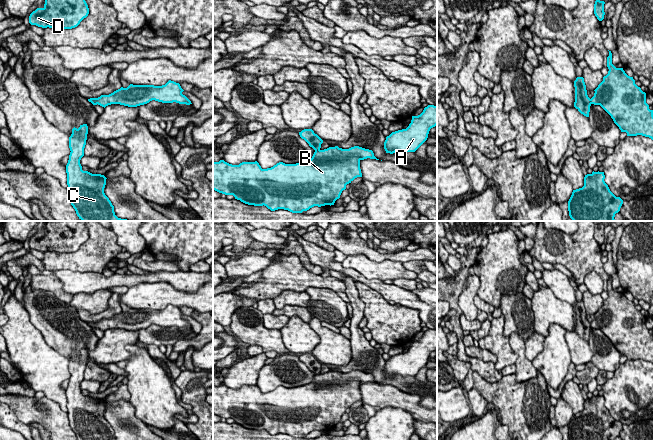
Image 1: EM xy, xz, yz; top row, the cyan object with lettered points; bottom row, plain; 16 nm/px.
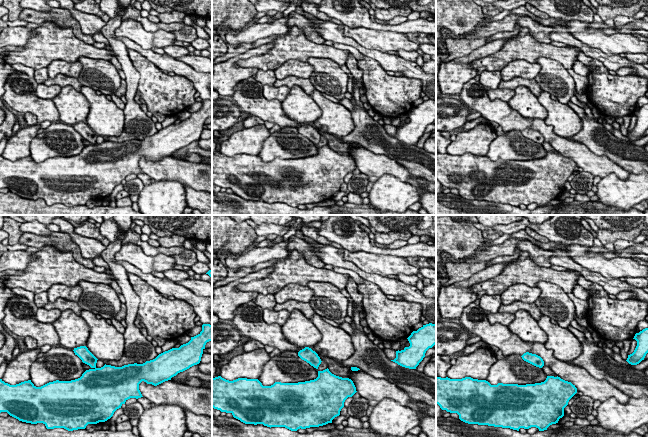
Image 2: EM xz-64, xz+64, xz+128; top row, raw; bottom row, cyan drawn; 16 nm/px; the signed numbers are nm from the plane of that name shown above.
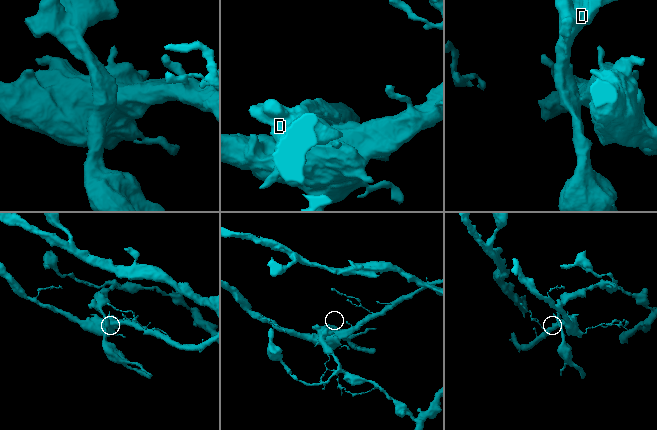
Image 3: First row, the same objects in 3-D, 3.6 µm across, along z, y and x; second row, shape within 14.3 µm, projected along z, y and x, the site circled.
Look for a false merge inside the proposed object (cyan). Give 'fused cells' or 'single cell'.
fused cells

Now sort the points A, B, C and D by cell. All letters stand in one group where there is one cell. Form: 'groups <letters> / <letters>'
groups A B / C D

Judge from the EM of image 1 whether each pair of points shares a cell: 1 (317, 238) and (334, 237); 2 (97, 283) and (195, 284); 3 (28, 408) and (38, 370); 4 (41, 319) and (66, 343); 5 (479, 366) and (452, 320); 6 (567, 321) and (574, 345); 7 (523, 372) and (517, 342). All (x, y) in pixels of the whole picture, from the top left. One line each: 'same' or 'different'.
1: different
2: same
3: different
4: same
5: same
6: different
7: same

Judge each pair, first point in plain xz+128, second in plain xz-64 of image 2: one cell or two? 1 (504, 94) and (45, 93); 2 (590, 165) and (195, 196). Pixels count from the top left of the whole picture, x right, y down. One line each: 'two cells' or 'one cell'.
1: one cell
2: one cell

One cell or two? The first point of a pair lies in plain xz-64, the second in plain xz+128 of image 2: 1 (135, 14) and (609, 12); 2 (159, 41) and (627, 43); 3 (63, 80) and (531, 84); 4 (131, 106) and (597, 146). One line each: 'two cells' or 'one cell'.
1: two cells
2: one cell
3: one cell
4: one cell

